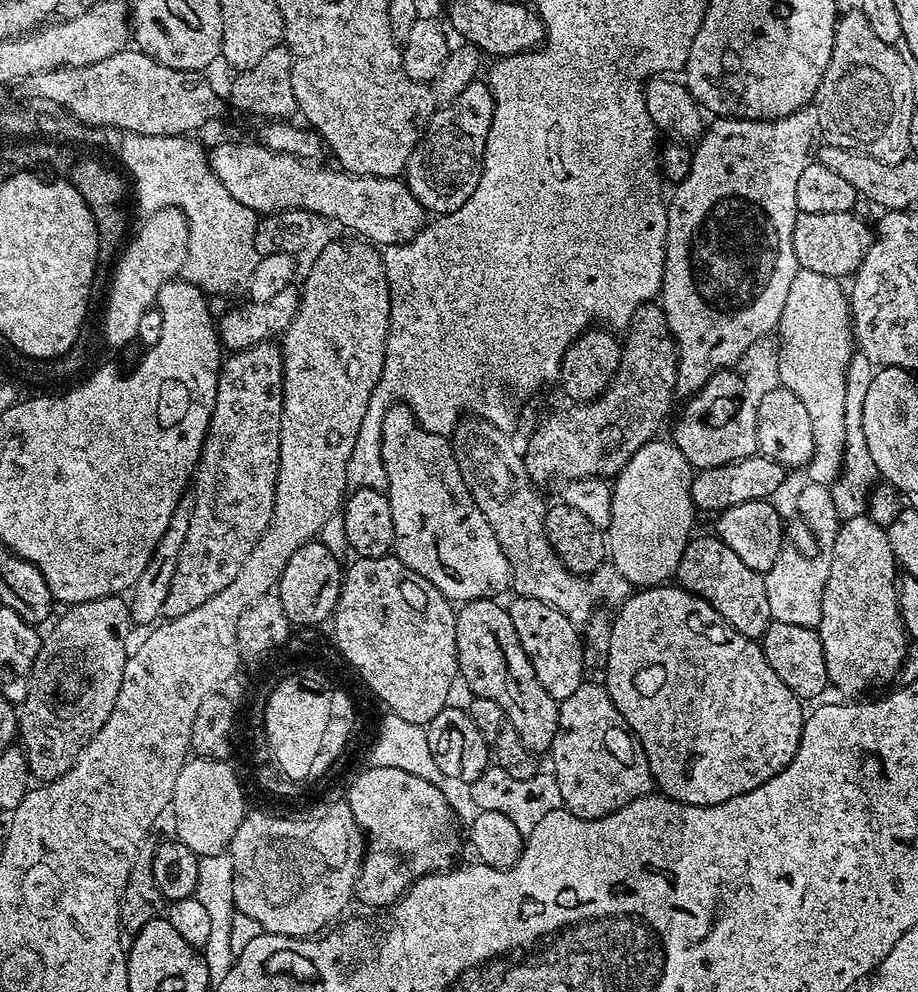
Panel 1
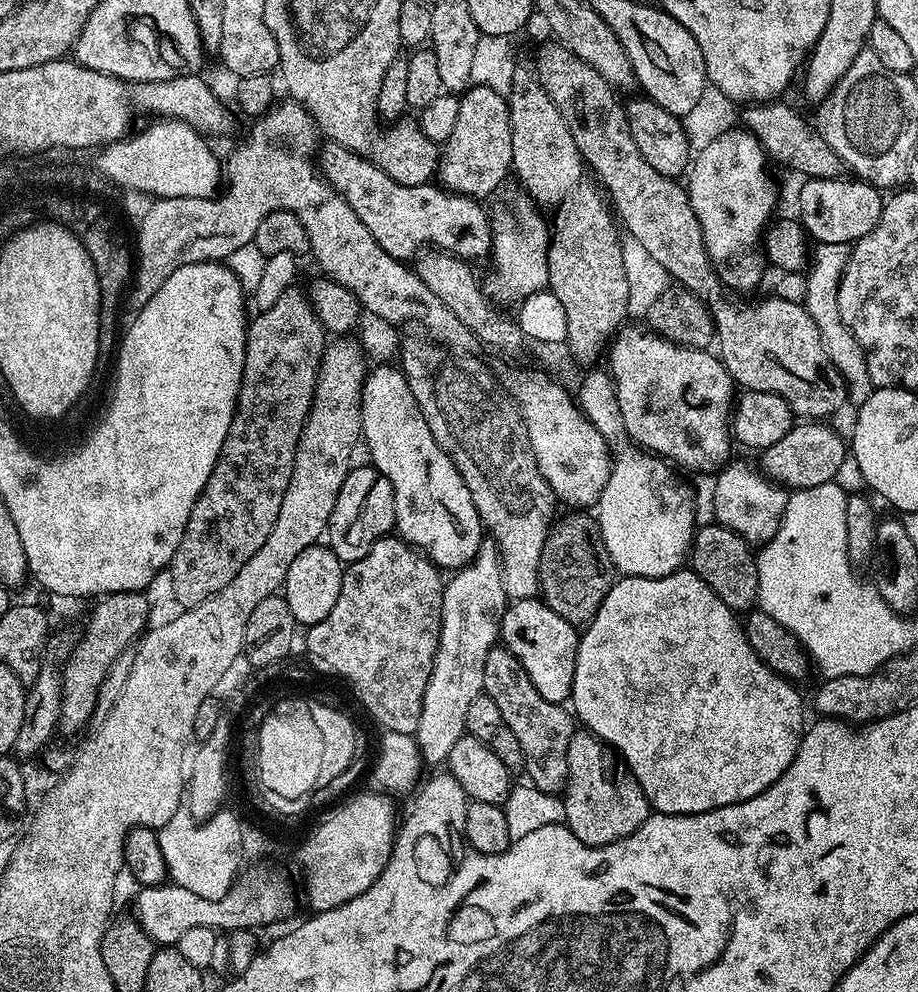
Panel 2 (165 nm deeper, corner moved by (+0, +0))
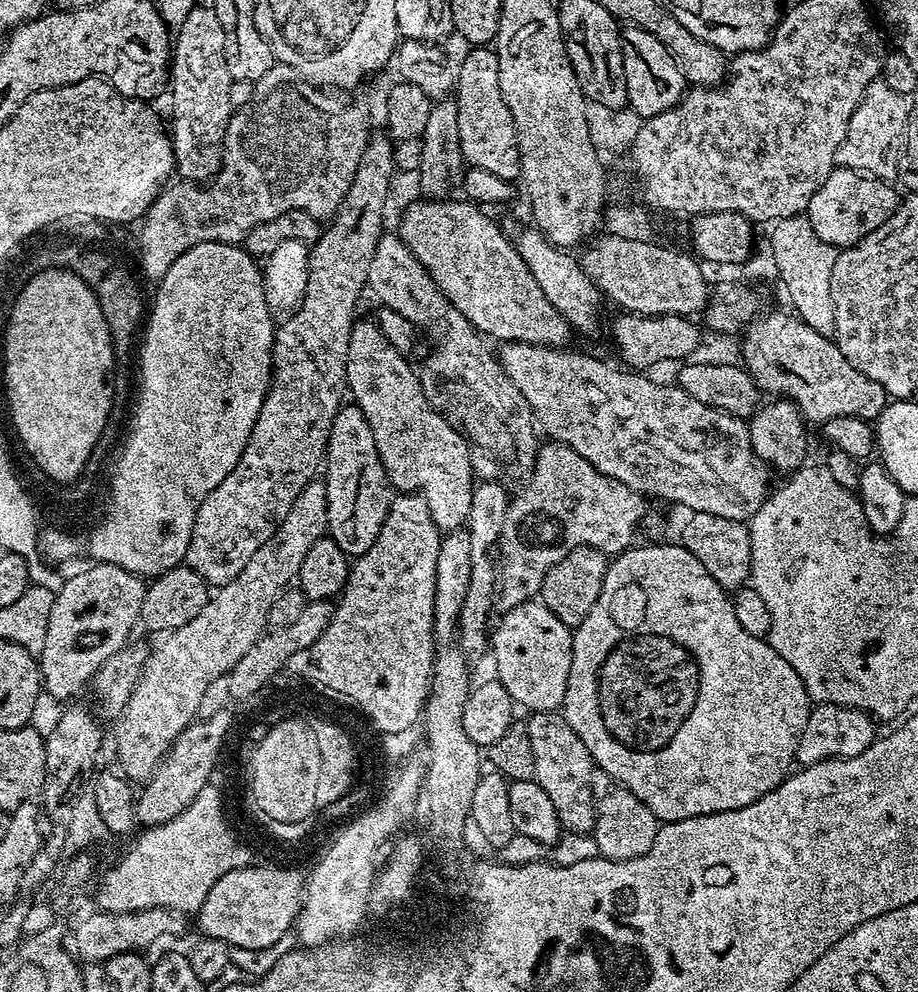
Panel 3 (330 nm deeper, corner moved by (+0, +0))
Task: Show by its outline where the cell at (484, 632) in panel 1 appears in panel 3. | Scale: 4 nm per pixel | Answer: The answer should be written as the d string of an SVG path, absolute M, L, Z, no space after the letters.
M559 711L554 712L534 712L527 717L526 727L530 734L530 750L534 750L534 779L542 790L546 790L550 803L554 806L554 814L558 814L560 827L565 833L591 833L594 822L596 821L596 807L592 797L592 773L594 765L590 750L574 734L574 730L564 720Z

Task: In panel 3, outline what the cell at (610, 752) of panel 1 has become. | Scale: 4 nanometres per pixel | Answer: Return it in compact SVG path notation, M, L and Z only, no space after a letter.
M596 770L592 773L592 797L596 807L596 821L590 835L597 842L599 855L606 860L638 858L654 846L658 821L654 813L613 776Z

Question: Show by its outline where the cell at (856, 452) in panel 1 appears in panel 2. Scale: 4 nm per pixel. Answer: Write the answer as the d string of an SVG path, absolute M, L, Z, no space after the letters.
M817 243L813 249L807 271L807 292L804 305L814 318L824 340L827 342L827 353L831 356L834 366L843 374L848 386L849 403L859 406L874 390L869 370L866 366L865 351L852 331L842 322L842 314L838 309L838 286L841 276L849 262L851 245L846 243Z

